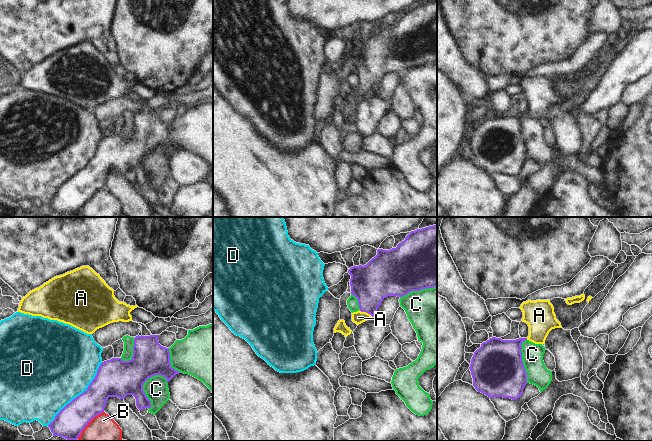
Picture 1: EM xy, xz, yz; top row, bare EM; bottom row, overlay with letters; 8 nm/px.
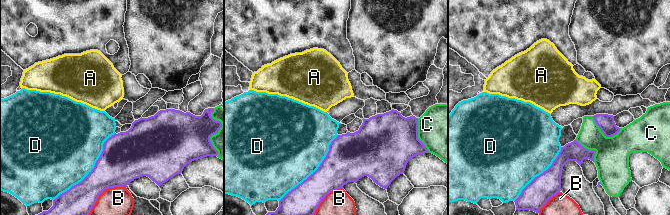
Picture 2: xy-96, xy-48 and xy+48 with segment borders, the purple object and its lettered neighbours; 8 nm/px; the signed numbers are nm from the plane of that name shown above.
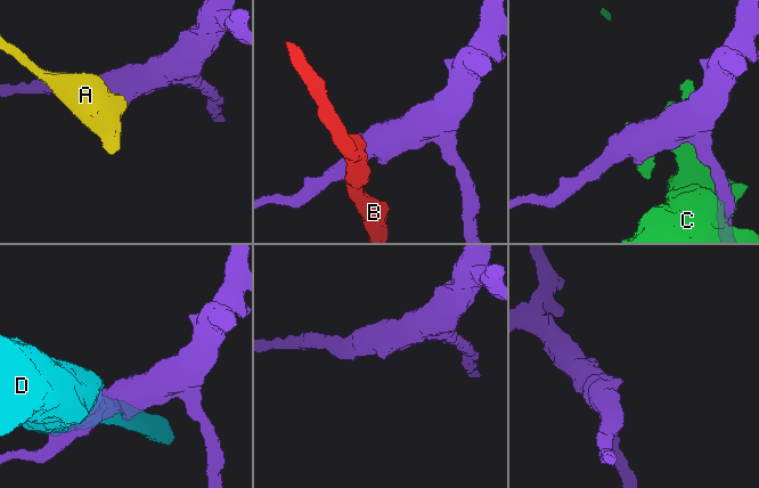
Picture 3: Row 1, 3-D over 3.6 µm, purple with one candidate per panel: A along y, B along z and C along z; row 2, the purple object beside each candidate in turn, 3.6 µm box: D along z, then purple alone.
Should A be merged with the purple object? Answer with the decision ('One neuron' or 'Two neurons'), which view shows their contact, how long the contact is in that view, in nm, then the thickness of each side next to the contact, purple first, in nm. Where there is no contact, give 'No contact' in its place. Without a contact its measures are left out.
One neuron. Touches purple in xz. Shared border 120 nm. Thickness 320 nm (purple) against 100 nm.

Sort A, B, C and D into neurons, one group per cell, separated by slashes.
A / B / C / D

